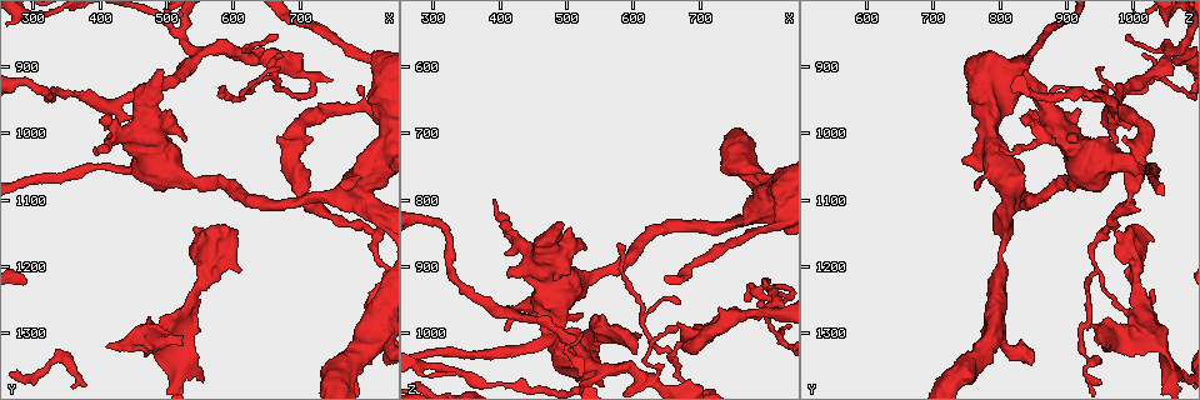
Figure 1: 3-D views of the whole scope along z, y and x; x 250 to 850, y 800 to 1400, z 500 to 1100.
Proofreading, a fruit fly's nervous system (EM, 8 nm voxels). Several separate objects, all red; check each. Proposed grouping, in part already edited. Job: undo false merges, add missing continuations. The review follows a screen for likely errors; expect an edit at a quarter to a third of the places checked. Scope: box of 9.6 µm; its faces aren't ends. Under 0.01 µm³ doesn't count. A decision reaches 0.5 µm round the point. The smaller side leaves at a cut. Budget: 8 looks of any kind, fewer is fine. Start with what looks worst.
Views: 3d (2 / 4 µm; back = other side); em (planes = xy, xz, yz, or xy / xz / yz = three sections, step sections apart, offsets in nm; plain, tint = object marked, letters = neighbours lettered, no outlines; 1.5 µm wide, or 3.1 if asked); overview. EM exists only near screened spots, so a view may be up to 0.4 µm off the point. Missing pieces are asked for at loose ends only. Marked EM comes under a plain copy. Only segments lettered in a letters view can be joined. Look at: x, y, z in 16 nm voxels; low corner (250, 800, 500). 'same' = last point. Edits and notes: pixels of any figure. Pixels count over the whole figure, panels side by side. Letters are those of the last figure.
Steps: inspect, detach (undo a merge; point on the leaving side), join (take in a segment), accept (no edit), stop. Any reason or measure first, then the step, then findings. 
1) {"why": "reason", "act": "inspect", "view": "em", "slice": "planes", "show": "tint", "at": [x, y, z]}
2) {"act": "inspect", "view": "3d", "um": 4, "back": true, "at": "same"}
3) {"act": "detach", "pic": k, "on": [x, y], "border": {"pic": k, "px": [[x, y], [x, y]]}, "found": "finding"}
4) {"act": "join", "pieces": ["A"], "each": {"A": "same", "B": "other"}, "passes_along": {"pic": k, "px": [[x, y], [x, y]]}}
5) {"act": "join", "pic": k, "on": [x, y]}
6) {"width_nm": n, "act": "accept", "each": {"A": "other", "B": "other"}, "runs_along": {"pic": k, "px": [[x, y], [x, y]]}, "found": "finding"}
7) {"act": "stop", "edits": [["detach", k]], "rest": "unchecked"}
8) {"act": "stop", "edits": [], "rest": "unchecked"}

{"why": "an open end", "act": "inspect", "view": "em", "slice": "xy", "step": 4, "show": "letters", "at": [415, 1320, 960]}

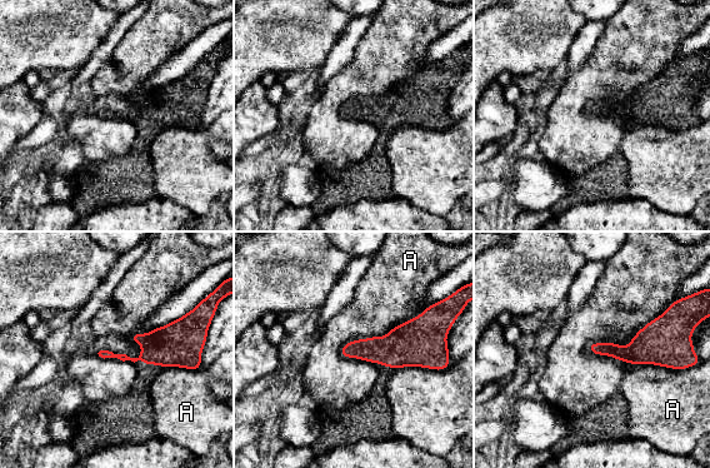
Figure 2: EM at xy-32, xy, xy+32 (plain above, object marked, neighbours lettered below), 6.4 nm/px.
{"why": "another direction", "act": "inspect", "view": "em", "slice": "xz", "step": 4, "show": "letters", "at": "same"}

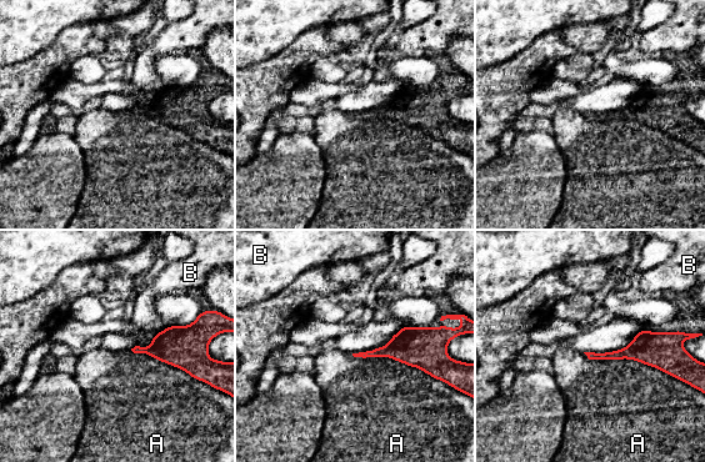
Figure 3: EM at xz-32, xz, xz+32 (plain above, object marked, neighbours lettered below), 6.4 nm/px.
{"act": "accept", "each": {"A": "other", "B": "other"}, "found": "no lettered segment goes on from it"}

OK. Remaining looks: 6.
{"why": "calibre changes", "act": "inspect", "view": "em", "slice": "xy", "step": 4, "show": "tint", "at": [775, 1085, 825]}

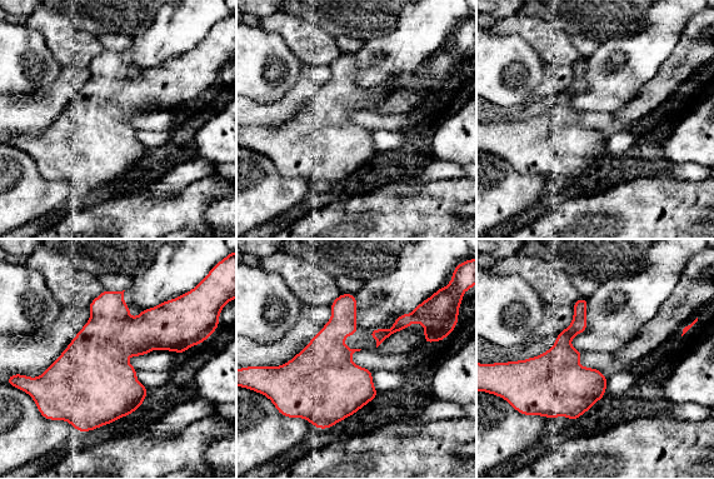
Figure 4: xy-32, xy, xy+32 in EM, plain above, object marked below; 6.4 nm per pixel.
{"why": "another direction", "act": "inspect", "view": "em", "slice": "planes", "show": "tint", "at": "same"}

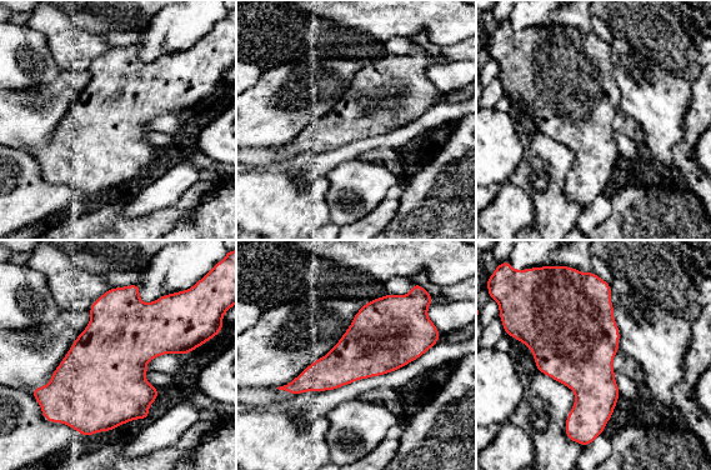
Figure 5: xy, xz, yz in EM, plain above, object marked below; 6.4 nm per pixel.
{"why": "what lies round it", "act": "inspect", "view": "em", "slice": "planes", "show": "letters", "at": "same"}

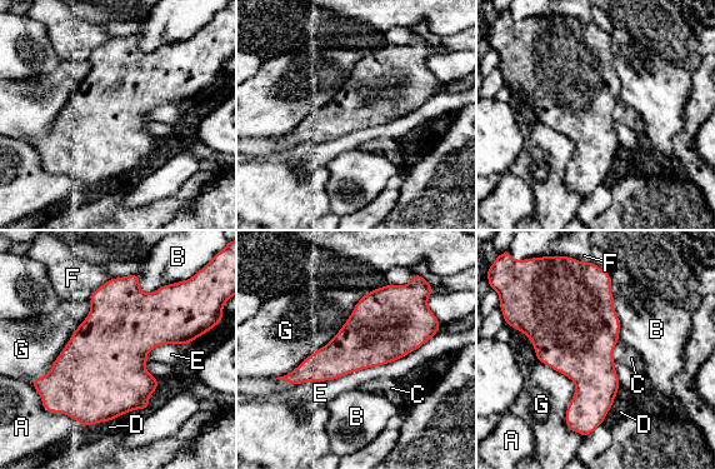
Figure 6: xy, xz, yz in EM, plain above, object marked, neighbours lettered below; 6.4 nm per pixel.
{"width_nm": 400, "act": "accept", "each": {"A": "other", "B": "other", "C": "other", "D": "other", "E": "other", "F": "other", "G": "other"}, "border": {"pic": 6, "px": [[436, 334], [391, 362], [296, 385]]}, "found": "one neuron here"}

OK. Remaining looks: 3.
{"why": "thin end", "act": "inspect", "view": "3d", "um": 2, "at": [665, 855, 995]}

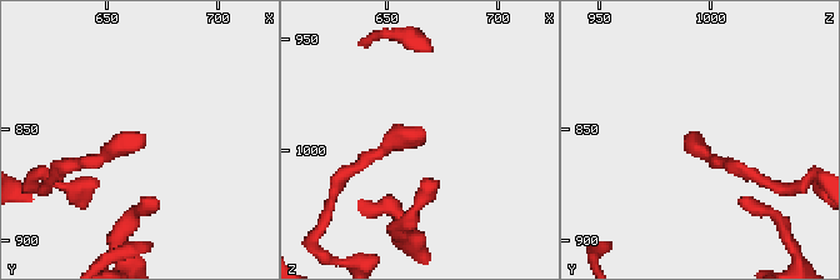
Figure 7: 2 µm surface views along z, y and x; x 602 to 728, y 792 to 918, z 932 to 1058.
{"act": "inspect", "view": "em", "slice": "yz", "step": 4, "show": "letters", "at": [670, 856, 993]}

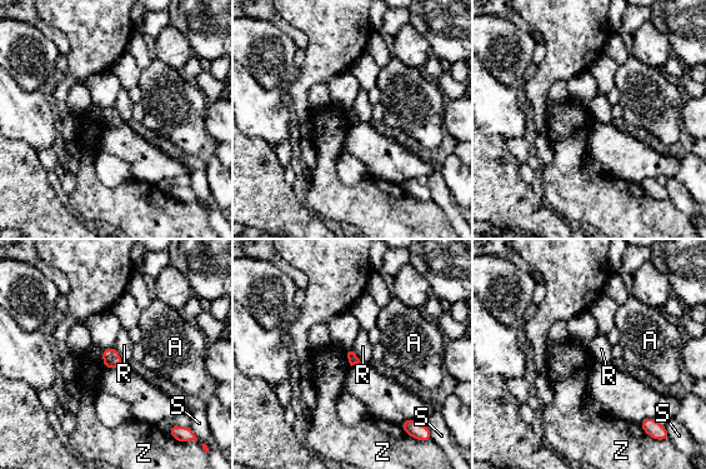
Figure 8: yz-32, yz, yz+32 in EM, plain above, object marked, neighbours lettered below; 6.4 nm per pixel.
{"why": "cut it another way", "act": "inspect", "view": "em", "slice": "planes", "show": "letters", "at": "same"}

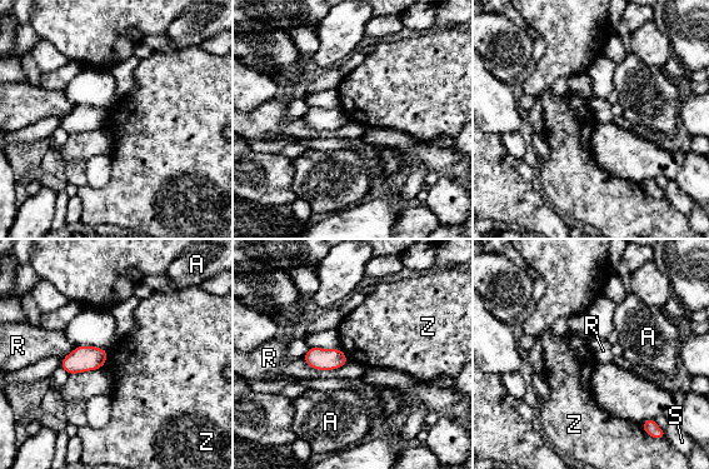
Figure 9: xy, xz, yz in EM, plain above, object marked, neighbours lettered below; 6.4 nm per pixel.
{"longest_contact_nm": ["R", 300], "act": "accept", "each": {"A": "other", "R": "other", "S": "other", "Z": "other"}, "border": {"pic": 9, "px": [[109, 352], [103, 365]]}, "found": "no lettered segment goes on from it"}

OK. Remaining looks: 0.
{"act": "stop", "edits": [], "rest": "unchecked"}

